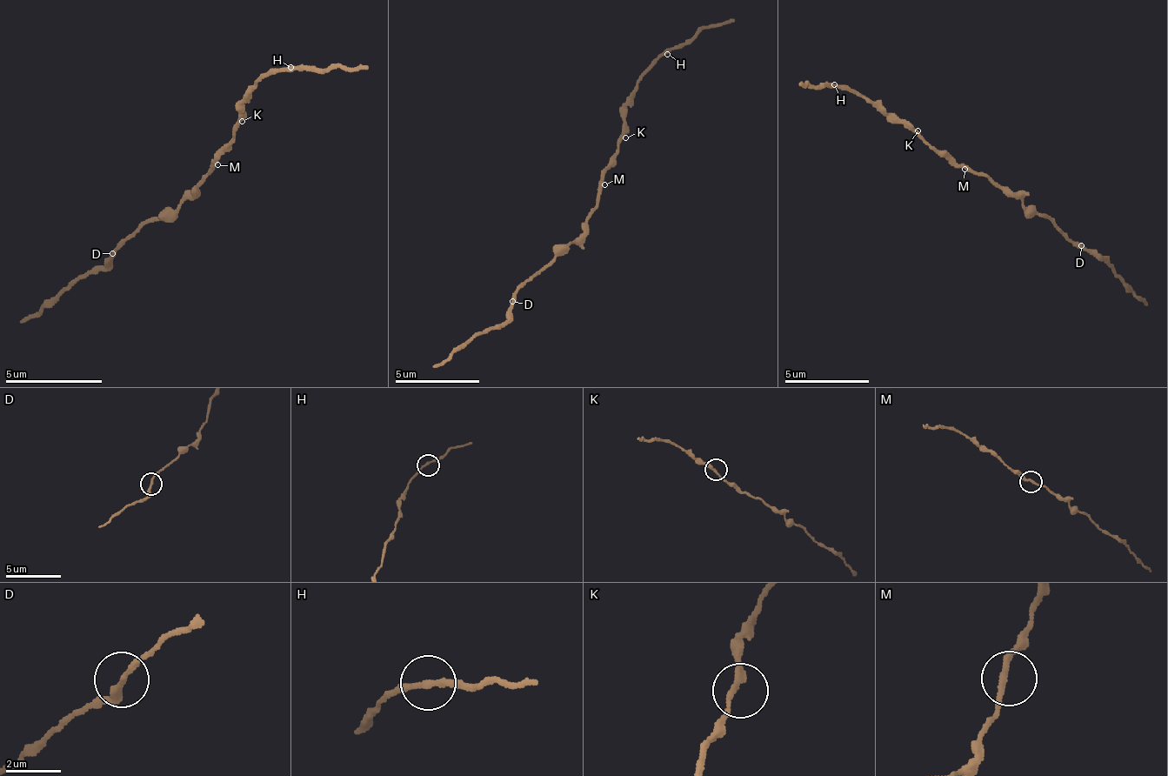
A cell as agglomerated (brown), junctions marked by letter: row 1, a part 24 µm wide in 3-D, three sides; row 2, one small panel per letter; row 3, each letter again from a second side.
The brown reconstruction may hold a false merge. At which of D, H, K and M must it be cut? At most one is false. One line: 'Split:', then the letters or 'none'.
Split: none

